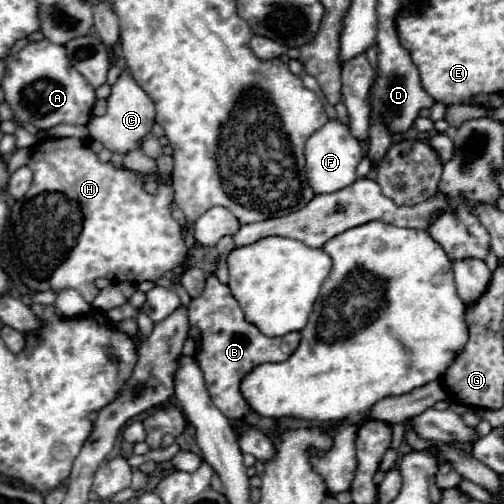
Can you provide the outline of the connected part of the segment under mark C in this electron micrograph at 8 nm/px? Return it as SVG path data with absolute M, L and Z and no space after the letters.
M124 72L118 82L112 86L112 94L108 98L108 110L104 116L90 120L88 130L90 136L98 142L102 142L102 146L110 152L120 152L120 154L128 154L132 150L136 150L142 140L152 132L154 126L154 102L148 98L148 94L136 84L136 80L132 78L130 72Z

